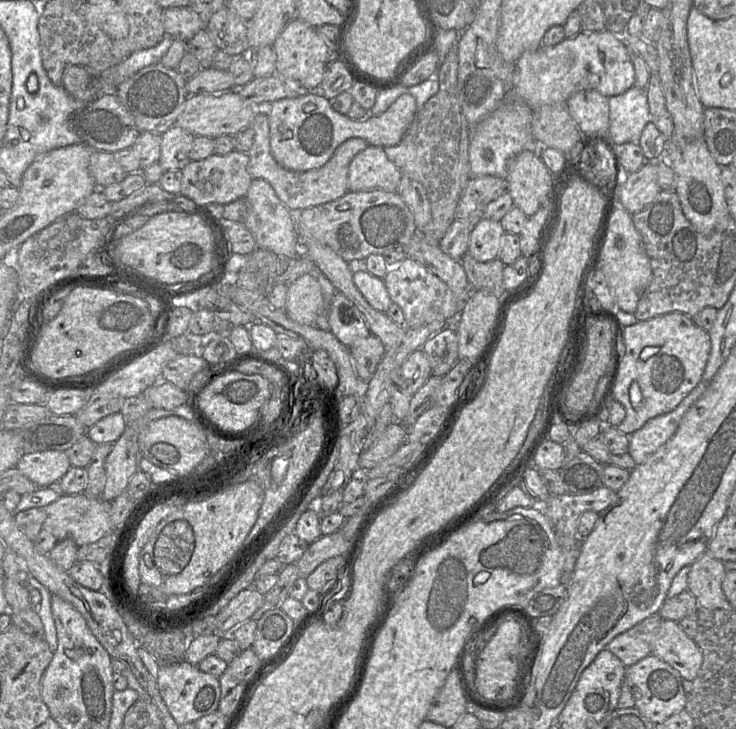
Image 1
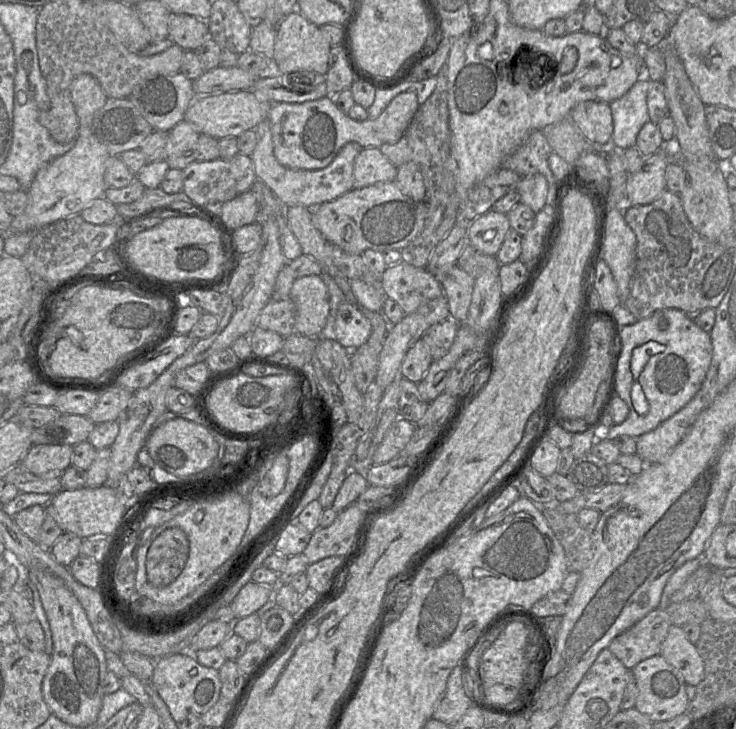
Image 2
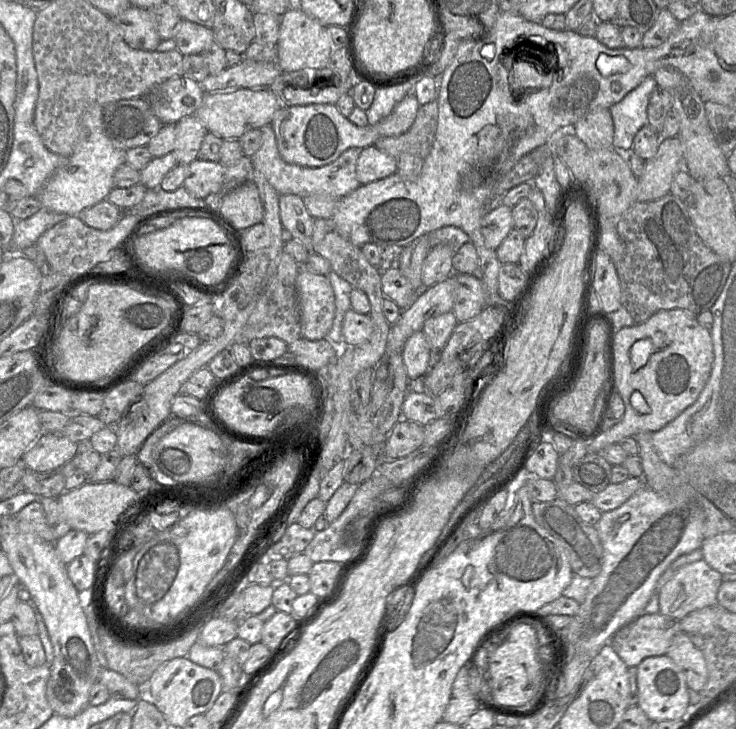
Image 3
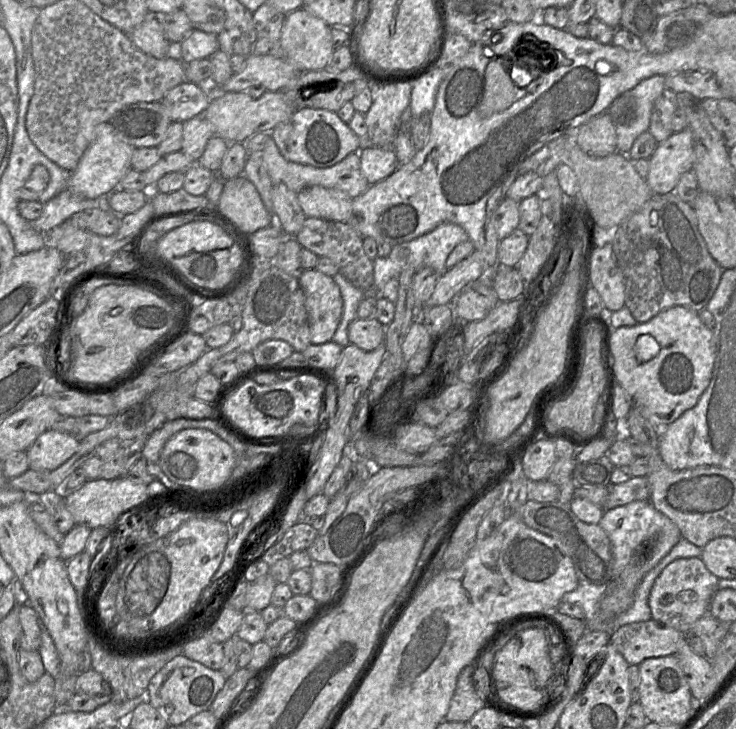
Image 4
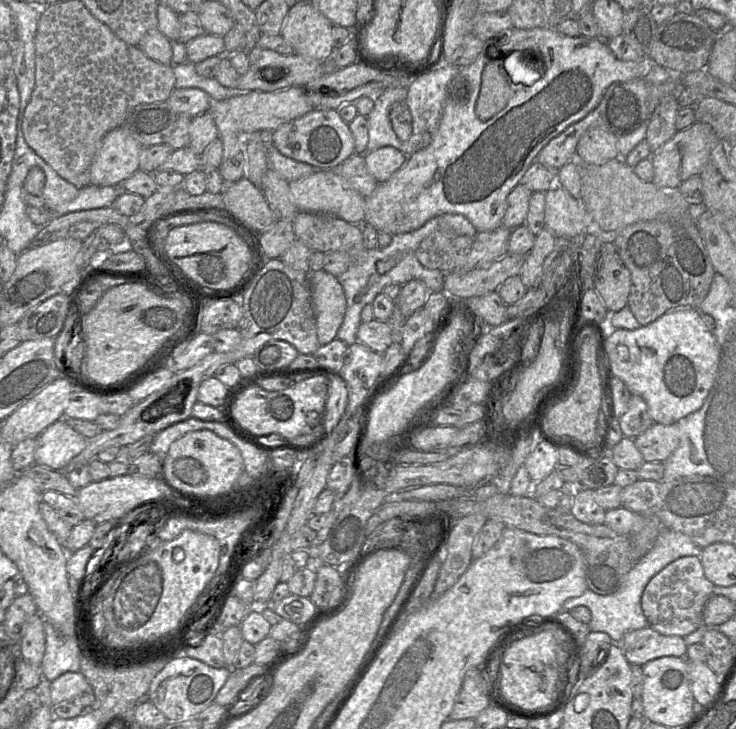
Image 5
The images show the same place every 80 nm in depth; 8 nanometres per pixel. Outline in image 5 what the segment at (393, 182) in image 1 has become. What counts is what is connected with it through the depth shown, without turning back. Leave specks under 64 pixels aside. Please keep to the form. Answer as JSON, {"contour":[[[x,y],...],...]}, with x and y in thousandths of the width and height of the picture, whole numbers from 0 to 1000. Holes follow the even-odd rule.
{"contour":[[[533,200],[516,202],[489,213],[495,214],[496,226],[500,236],[510,244],[514,251],[520,251],[531,244],[553,219],[553,214],[550,211]]]}

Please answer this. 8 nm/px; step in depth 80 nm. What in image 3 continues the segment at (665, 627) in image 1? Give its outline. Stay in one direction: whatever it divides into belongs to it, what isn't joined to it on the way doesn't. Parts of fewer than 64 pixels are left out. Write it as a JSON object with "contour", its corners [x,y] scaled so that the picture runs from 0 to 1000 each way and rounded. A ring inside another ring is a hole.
{"contour":[[[923,866],[912,878],[905,896],[924,918],[935,945],[950,949],[961,933],[958,903],[946,889],[933,868]]]}

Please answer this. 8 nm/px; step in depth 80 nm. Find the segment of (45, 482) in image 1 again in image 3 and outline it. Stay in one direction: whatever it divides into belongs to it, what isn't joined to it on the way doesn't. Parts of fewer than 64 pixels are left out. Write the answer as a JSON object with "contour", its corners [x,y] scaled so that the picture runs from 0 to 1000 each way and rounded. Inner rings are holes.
{"contour":[[[82,594],[57,595],[34,620],[30,632],[38,645],[61,649],[96,632],[105,619],[106,609]]]}

